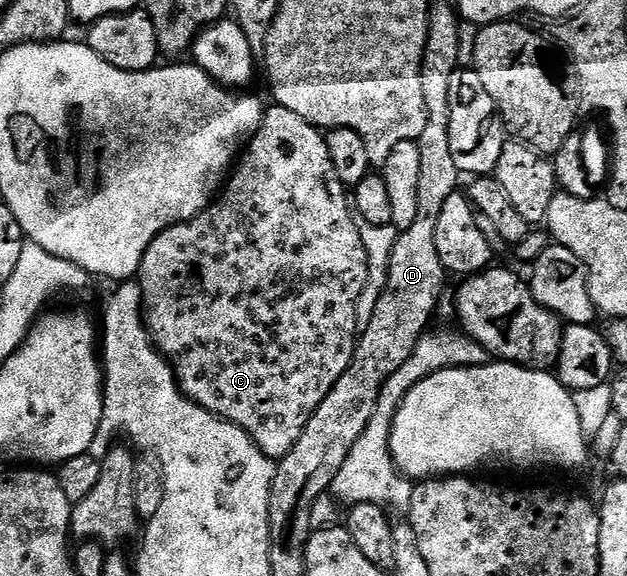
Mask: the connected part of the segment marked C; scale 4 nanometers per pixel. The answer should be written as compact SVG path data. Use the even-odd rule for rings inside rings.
M269 106L264 124L239 156L222 194L198 217L194 217L189 223L177 223L175 227L167 227L148 246L140 262L138 282L144 298L144 325L152 336L156 350L172 364L180 390L202 409L214 413L219 419L225 419L227 423L238 425L271 459L283 459L286 453L290 453L290 449L294 449L298 437L302 437L318 405L322 405L330 389L334 389L342 373L346 373L352 363L358 342L356 304L370 283L368 254L358 233L354 211L350 206L350 195L338 173L334 173L334 161L330 161L328 141L321 128L310 125L302 117L298 117L298 113L290 113L290 109Z

